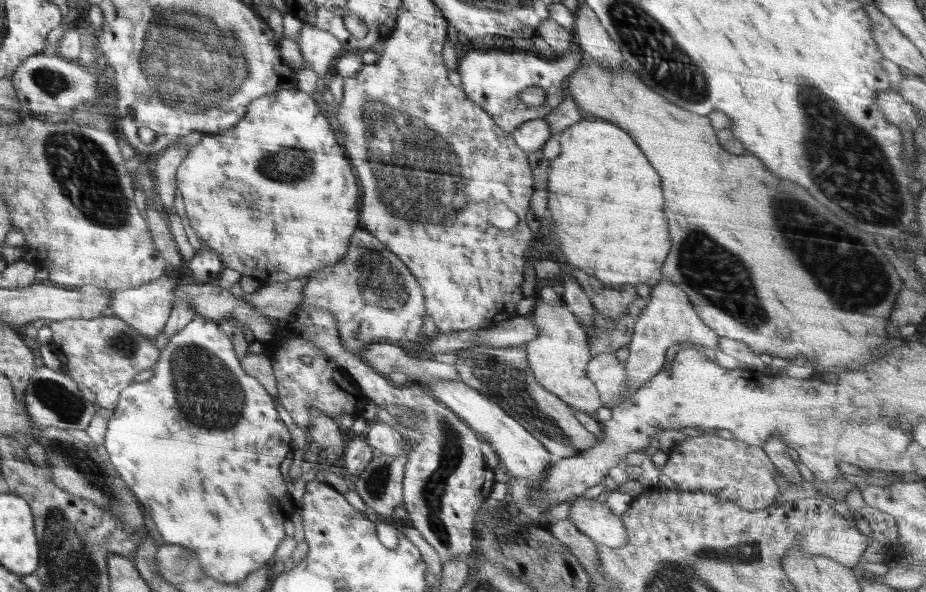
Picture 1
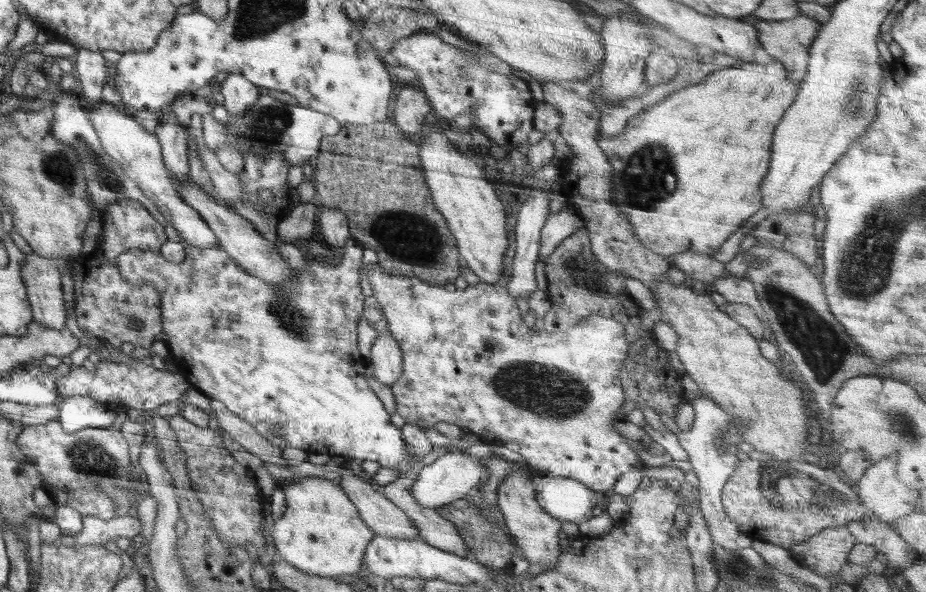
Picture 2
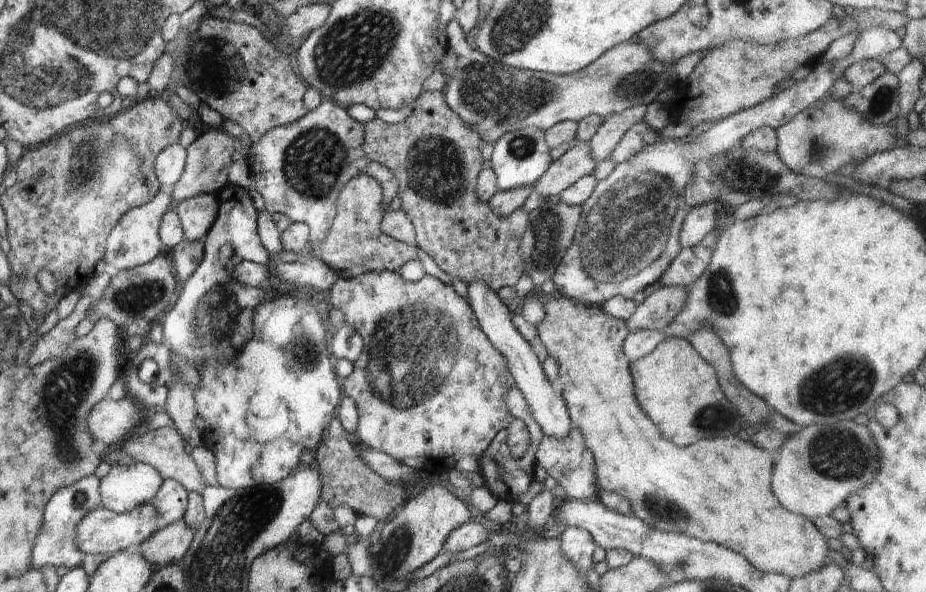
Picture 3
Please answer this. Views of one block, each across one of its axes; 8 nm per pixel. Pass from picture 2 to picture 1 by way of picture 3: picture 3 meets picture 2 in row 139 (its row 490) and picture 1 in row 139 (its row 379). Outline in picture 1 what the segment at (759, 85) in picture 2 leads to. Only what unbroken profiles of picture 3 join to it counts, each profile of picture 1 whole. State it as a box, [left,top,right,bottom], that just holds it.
[548,118,670,287]

